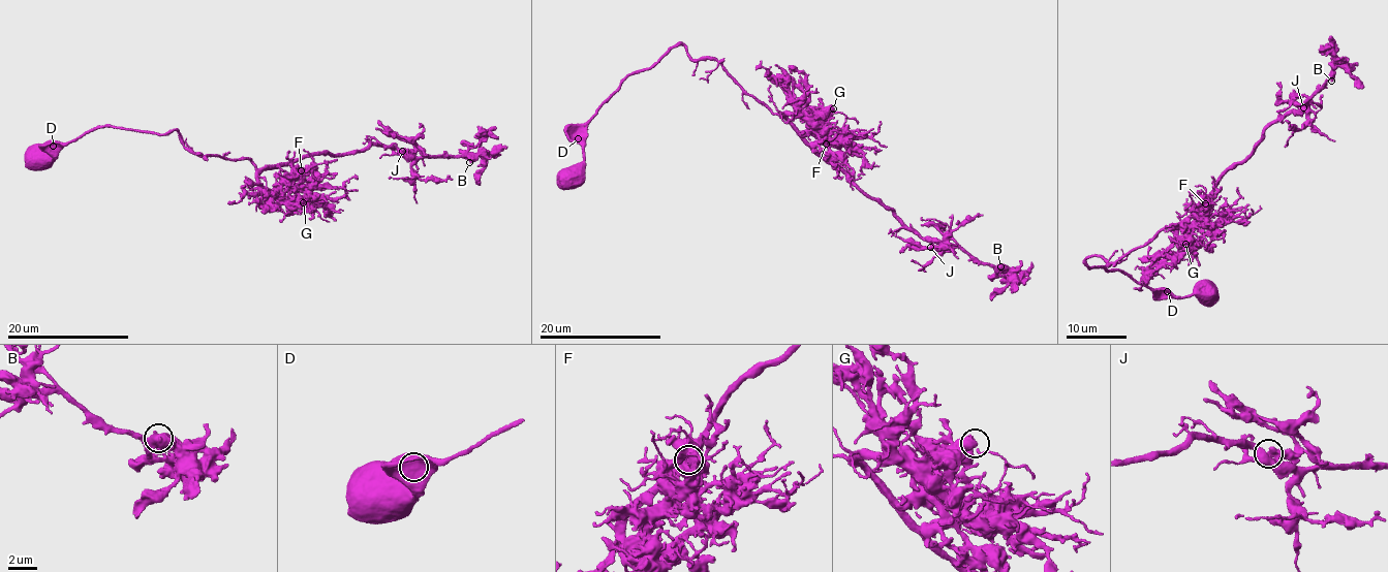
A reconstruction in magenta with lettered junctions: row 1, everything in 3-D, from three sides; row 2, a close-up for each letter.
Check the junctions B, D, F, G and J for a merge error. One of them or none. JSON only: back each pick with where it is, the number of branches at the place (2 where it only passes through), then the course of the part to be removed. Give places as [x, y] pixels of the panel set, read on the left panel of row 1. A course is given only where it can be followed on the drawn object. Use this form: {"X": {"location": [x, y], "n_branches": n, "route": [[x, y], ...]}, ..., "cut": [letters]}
{"cut": []}

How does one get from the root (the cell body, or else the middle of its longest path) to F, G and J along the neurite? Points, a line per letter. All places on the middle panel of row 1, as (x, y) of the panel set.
F: (573, 178), (599, 104), (681, 44), (696, 60), (721, 63), (808, 142), (826, 144)
G: (573, 178), (584, 160), (586, 122), (599, 104), (679, 45), (696, 60), (721, 63), (777, 115), (833, 108)
J: (573, 178), (599, 104), (683, 44), (787, 116), (930, 247)

